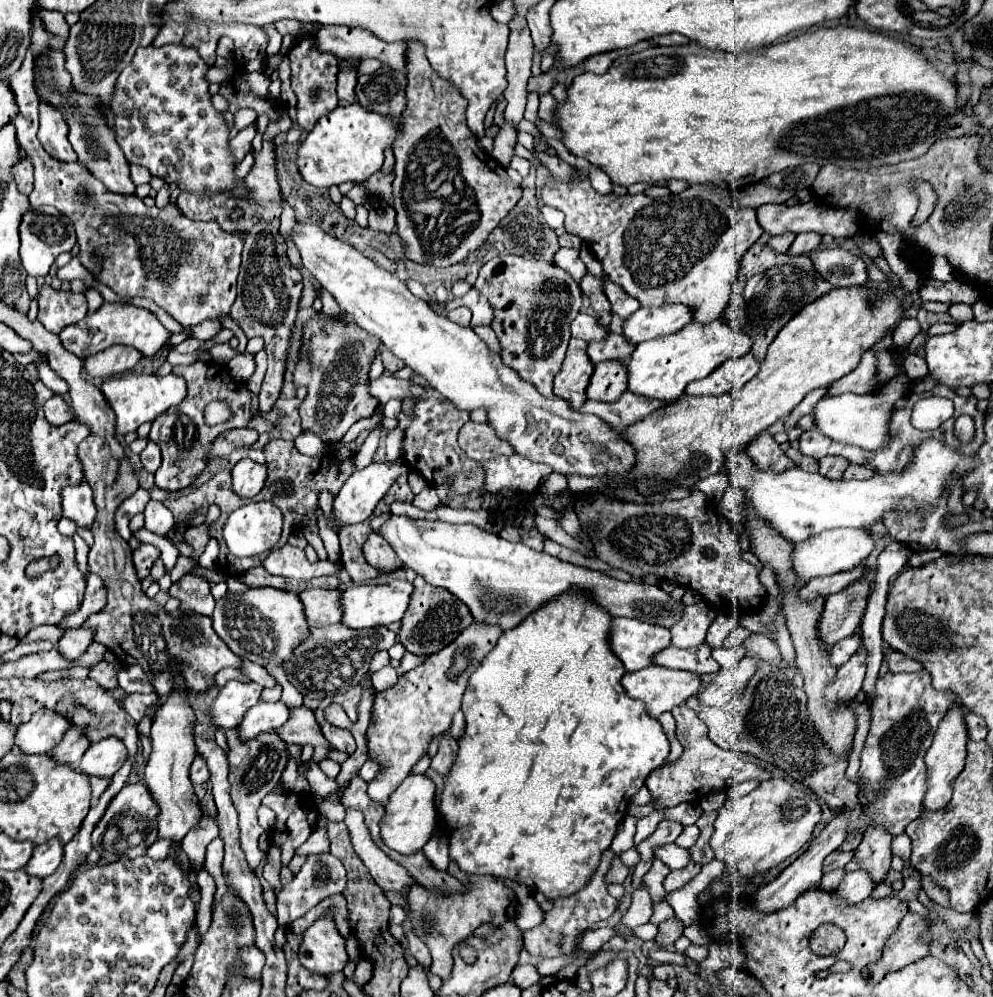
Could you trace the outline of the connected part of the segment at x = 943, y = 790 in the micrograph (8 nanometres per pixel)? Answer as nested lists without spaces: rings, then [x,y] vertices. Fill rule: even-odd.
[[[954,707],[952,711],[948,711],[948,715],[940,721],[936,735],[934,735],[934,743],[928,749],[924,763],[928,769],[928,785],[926,785],[926,797],[924,797],[924,811],[938,811],[944,809],[950,799],[952,799],[952,781],[960,775],[960,771],[964,769],[964,755],[966,755],[966,743],[968,743],[968,733],[964,727],[964,711],[962,707]]]

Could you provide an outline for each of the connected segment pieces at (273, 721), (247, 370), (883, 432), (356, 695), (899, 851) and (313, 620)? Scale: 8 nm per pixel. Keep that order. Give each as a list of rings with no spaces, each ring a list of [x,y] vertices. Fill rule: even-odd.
[[[282,701],[258,703],[258,705],[254,705],[246,711],[242,723],[236,727],[238,729],[238,739],[240,741],[250,741],[258,733],[274,731],[276,727],[284,725],[286,719],[288,719],[288,707]]]
[[[245,353],[235,356],[227,363],[230,376],[238,382],[247,382],[255,371],[254,354]]]
[[[904,373],[892,377],[884,387],[878,391],[872,391],[868,395],[856,395],[856,393],[842,393],[842,395],[824,395],[816,407],[814,407],[814,421],[816,427],[830,439],[846,445],[856,445],[866,451],[874,451],[884,447],[888,437],[888,419],[894,411],[894,403],[904,397],[908,389],[908,377]]]
[[[356,685],[356,687],[348,689],[348,691],[342,693],[342,695],[334,695],[330,701],[340,703],[340,705],[344,707],[348,719],[350,719],[352,723],[356,723],[356,721],[358,721],[358,703],[360,703],[360,699],[362,699],[362,687]]]
[[[902,833],[902,835],[896,835],[894,839],[892,839],[892,853],[894,855],[898,855],[902,861],[904,861],[904,865],[906,865],[906,869],[920,881],[922,877],[920,877],[920,873],[918,871],[914,871],[912,869],[912,865],[910,865],[910,839],[908,839],[908,835],[906,833]]]
[[[306,589],[298,595],[310,627],[340,623],[340,591],[338,589]]]

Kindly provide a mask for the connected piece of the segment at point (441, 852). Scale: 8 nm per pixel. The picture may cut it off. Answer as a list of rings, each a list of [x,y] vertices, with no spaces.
[[[436,833],[424,847],[422,853],[426,859],[430,859],[430,865],[434,865],[434,869],[446,871],[448,873],[448,839],[442,833]]]

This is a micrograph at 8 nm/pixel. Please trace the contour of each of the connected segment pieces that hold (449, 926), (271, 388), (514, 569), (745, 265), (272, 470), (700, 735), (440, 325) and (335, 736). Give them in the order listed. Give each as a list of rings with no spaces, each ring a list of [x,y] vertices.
[[[450,863],[450,873],[456,873],[458,879],[462,883],[468,885],[468,893],[464,895],[452,895],[452,897],[442,897],[442,895],[430,895],[428,889],[424,889],[422,885],[412,887],[408,893],[402,891],[384,891],[386,899],[390,901],[390,905],[400,905],[400,907],[408,907],[410,909],[410,919],[412,919],[412,927],[414,933],[428,945],[430,955],[432,955],[432,967],[430,971],[436,973],[442,979],[448,979],[450,969],[452,969],[452,961],[450,961],[450,951],[456,943],[460,943],[462,939],[470,937],[480,925],[484,923],[504,923],[508,919],[516,917],[516,895],[512,893],[512,889],[504,887],[496,877],[489,875],[462,875],[462,871],[456,867],[456,863]]]
[[[264,141],[262,151],[256,153],[252,149],[252,153],[256,161],[252,171],[246,175],[246,183],[252,195],[260,199],[260,207],[264,207],[264,211],[256,211],[256,207],[248,207],[248,203],[232,203],[232,199],[204,199],[200,195],[180,195],[178,207],[188,219],[216,221],[228,233],[244,233],[244,255],[242,269],[238,275],[238,297],[230,309],[230,319],[238,323],[246,337],[262,337],[266,341],[264,351],[268,353],[268,371],[262,383],[262,391],[258,395],[258,407],[264,413],[268,413],[274,407],[284,383],[288,347],[298,317],[298,305],[302,299],[302,275],[290,265],[286,257],[286,241],[278,231],[282,195],[278,189],[274,169],[274,143]]]
[[[390,515],[390,519],[380,527],[378,531],[394,549],[398,559],[404,561],[406,567],[414,569],[420,577],[424,577],[426,583],[434,587],[442,587],[446,591],[452,591],[454,597],[458,597],[472,613],[474,621],[484,625],[498,625],[502,631],[508,631],[516,625],[520,625],[528,615],[532,615],[536,609],[540,609],[544,603],[558,599],[562,593],[566,593],[570,587],[580,587],[584,595],[588,595],[596,605],[604,607],[612,617],[634,617],[642,619],[646,623],[662,625],[670,629],[674,621],[682,615],[682,603],[674,603],[658,585],[646,585],[646,583],[624,583],[618,579],[612,579],[604,573],[592,571],[588,567],[578,567],[566,561],[560,561],[548,553],[534,551],[522,543],[510,543],[502,539],[500,535],[488,533],[476,525],[450,525],[442,521],[428,521],[428,519],[412,519],[406,515]]]
[[[754,243],[752,249],[742,257],[742,267],[732,287],[732,295],[726,309],[726,321],[736,333],[746,333],[752,339],[752,355],[762,361],[768,345],[776,339],[778,331],[808,303],[820,299],[836,285],[828,283],[814,267],[810,257],[776,253],[768,245]]]
[[[274,439],[264,447],[266,459],[268,459],[268,479],[264,489],[254,497],[254,501],[270,501],[276,507],[280,507],[284,515],[284,541],[292,533],[292,529],[302,527],[302,523],[308,519],[316,521],[316,503],[318,503],[318,493],[322,489],[332,491],[334,495],[340,491],[340,487],[346,483],[348,475],[352,475],[354,469],[354,459],[338,461],[336,457],[328,455],[324,459],[312,459],[302,455],[294,443],[284,441],[284,439]]]
[[[678,705],[672,711],[672,715],[674,715],[674,721],[676,721],[676,739],[682,743],[684,753],[676,761],[664,765],[660,771],[654,771],[646,779],[646,787],[652,793],[656,809],[674,807],[674,805],[680,805],[684,801],[694,803],[694,801],[706,797],[712,791],[730,789],[730,787],[736,787],[736,785],[740,785],[742,781],[748,781],[748,779],[766,781],[766,779],[772,777],[772,773],[760,769],[758,765],[754,765],[750,761],[742,761],[734,751],[726,751],[726,749],[720,749],[718,745],[714,745],[708,739],[706,725],[686,705]]]
[[[296,223],[294,229],[290,231],[290,239],[298,247],[304,267],[336,299],[336,303],[352,323],[356,323],[360,329],[368,331],[370,335],[376,335],[390,353],[402,359],[414,373],[422,375],[430,387],[440,391],[456,407],[488,409],[488,421],[496,429],[496,435],[506,439],[518,455],[524,455],[526,459],[534,459],[536,463],[546,463],[554,471],[564,475],[578,473],[578,475],[590,475],[590,477],[594,475],[606,477],[614,473],[620,475],[632,469],[632,463],[634,463],[632,445],[628,445],[616,429],[610,429],[602,419],[596,419],[594,415],[580,415],[578,411],[568,407],[568,403],[556,397],[544,399],[536,389],[530,387],[530,383],[524,383],[524,379],[520,379],[516,371],[504,365],[502,359],[496,353],[492,353],[470,327],[452,323],[448,317],[432,311],[430,305],[414,297],[400,279],[390,275],[386,269],[374,265],[358,249],[350,247],[344,241],[338,241],[336,237],[328,235],[314,223]]]
[[[320,703],[320,705],[316,707],[316,711],[314,711],[314,717],[316,717],[316,721],[318,721],[318,725],[320,725],[320,731],[322,731],[322,735],[326,737],[326,741],[328,741],[330,745],[336,745],[338,751],[354,753],[356,741],[354,741],[354,737],[350,735],[350,731],[336,729],[336,727],[332,727],[330,723],[326,723],[324,717],[322,717],[322,711],[324,711],[324,707],[322,707],[322,703]]]

